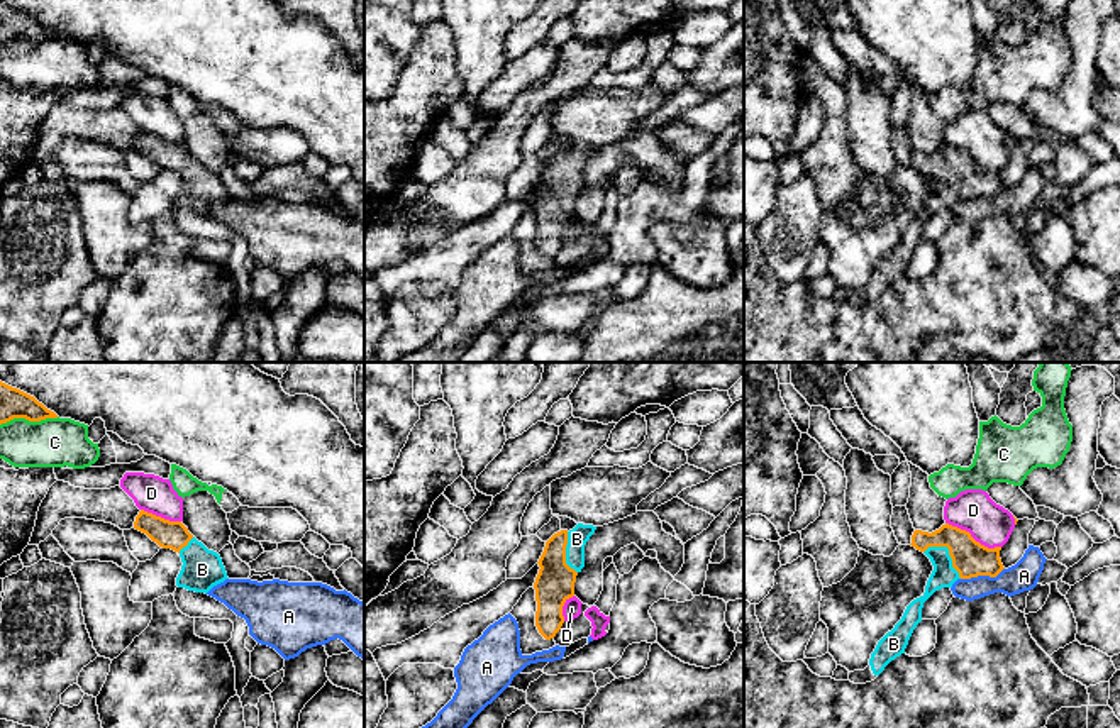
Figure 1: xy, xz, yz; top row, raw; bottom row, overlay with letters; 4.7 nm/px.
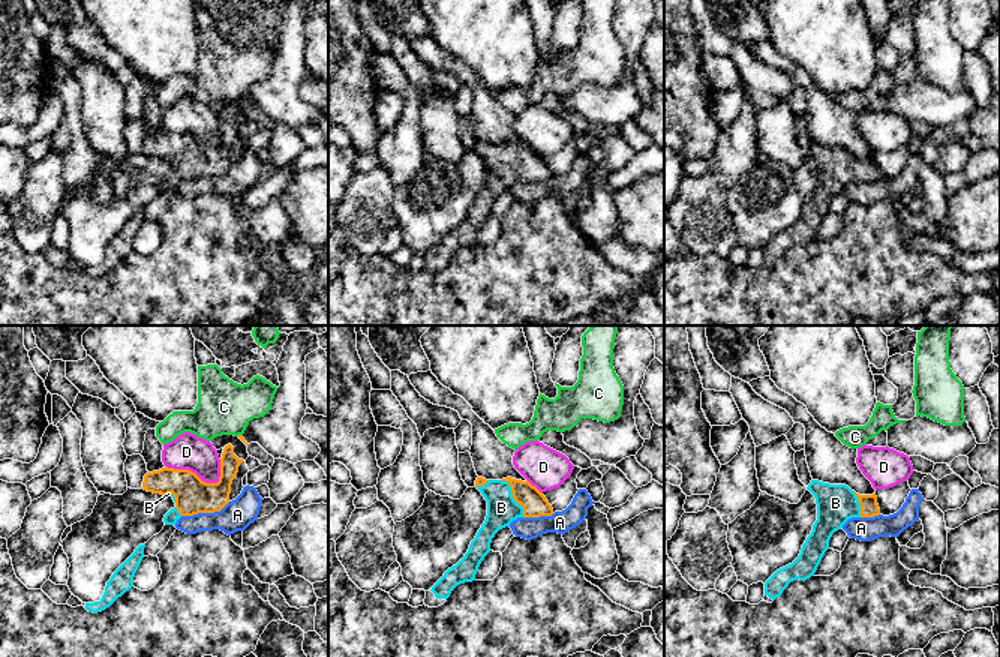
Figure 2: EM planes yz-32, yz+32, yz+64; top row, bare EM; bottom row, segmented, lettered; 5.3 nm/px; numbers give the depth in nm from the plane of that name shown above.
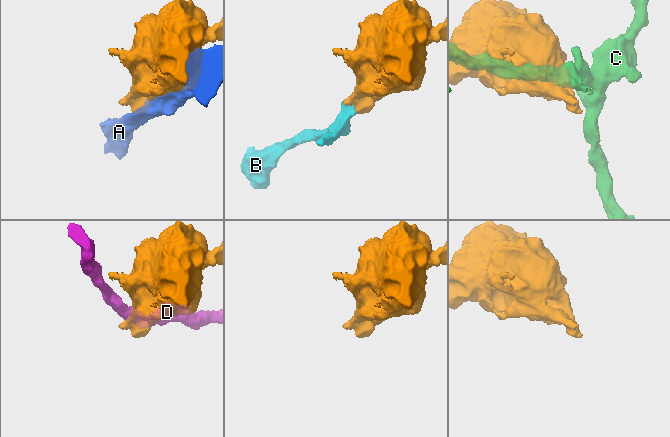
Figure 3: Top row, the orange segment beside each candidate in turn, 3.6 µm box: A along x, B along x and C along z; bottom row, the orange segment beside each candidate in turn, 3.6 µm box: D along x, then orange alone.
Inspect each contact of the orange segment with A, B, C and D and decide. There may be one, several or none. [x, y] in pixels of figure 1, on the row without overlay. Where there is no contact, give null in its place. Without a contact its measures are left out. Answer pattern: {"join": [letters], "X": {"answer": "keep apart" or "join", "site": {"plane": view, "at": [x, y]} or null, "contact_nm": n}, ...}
{"join": ["B"], "A": {"answer": "keep apart", "site": {"plane": "yz", "at": [981, 195]}, "contact_nm": 220}, "B": {"answer": "join", "site": {"plane": "yz", "at": [949, 173]}, "contact_nm": 220}, "C": {"answer": "keep apart", "site": {"plane": "xy", "at": [29, 41]}, "contact_nm": 280}, "D": {"answer": "keep apart", "site": {"plane": "yz", "at": [971, 158]}, "contact_nm": 300}}

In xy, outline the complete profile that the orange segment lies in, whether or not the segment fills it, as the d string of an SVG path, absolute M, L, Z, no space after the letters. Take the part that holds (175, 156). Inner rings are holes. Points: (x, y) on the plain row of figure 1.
M141 130L134 149L159 168L180 174L183 186L176 198L178 208L207 215L213 207L229 200L220 176L198 163L181 142L169 142Z

